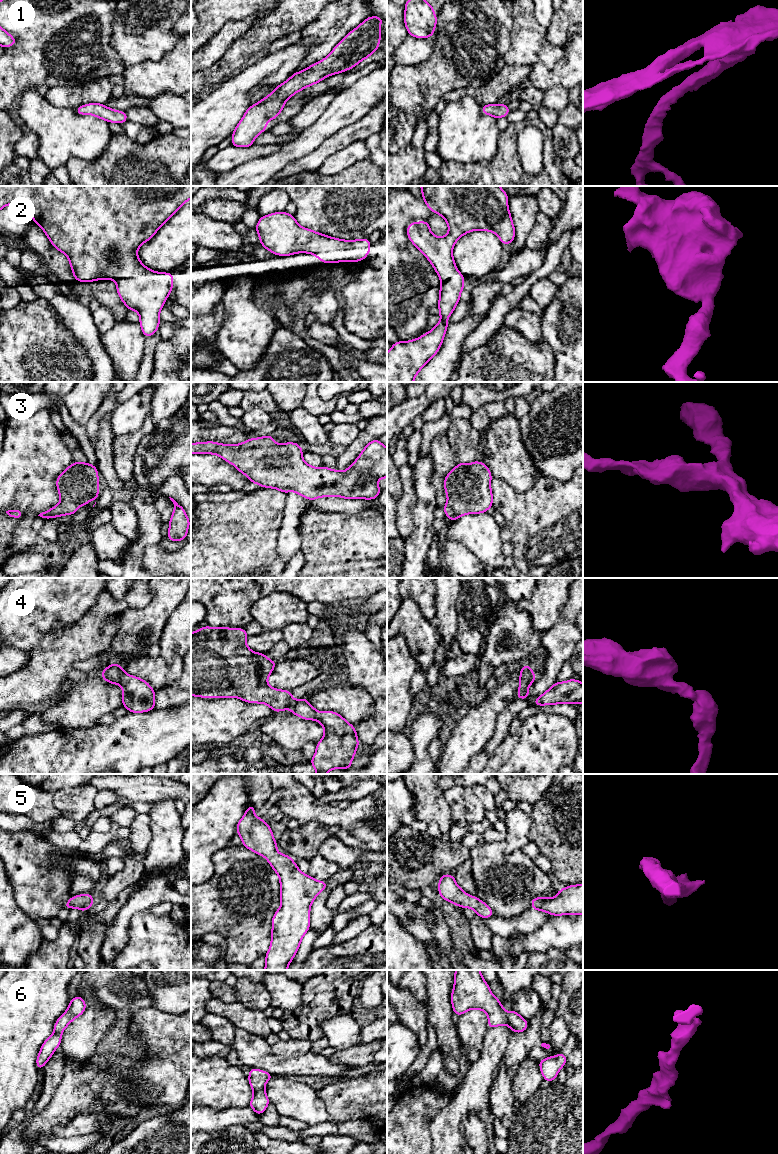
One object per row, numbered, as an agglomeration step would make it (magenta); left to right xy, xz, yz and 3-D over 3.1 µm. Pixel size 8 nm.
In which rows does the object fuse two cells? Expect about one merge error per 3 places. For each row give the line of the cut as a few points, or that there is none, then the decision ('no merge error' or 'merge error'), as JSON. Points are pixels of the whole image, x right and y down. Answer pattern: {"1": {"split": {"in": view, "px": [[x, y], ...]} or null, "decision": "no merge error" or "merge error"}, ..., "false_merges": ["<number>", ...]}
{"1": {"split": null, "decision": "no merge error"}, "2": {"split": null, "decision": "no merge error"}, "3": {"split": null, "decision": "no merge error"}, "4": {"split": null, "decision": "no merge error"}, "5": {"split": null, "decision": "no merge error"}, "6": {"split": null, "decision": "no merge error"}, "false_merges": []}

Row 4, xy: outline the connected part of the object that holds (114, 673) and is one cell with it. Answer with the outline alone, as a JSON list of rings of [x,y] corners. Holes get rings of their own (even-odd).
[[[115,662],[102,670],[100,675],[106,682],[122,686],[122,704],[131,713],[155,709],[156,692],[145,680],[137,676],[129,676],[123,667]]]

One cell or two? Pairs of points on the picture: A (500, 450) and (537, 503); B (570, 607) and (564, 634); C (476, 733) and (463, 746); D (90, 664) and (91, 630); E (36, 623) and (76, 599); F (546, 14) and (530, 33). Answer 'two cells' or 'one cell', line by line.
A: two cells
B: one cell
C: one cell
D: two cells
E: one cell
F: two cells

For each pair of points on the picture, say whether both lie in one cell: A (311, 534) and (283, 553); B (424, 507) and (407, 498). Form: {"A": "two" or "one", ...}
{"A": "two", "B": "two"}

